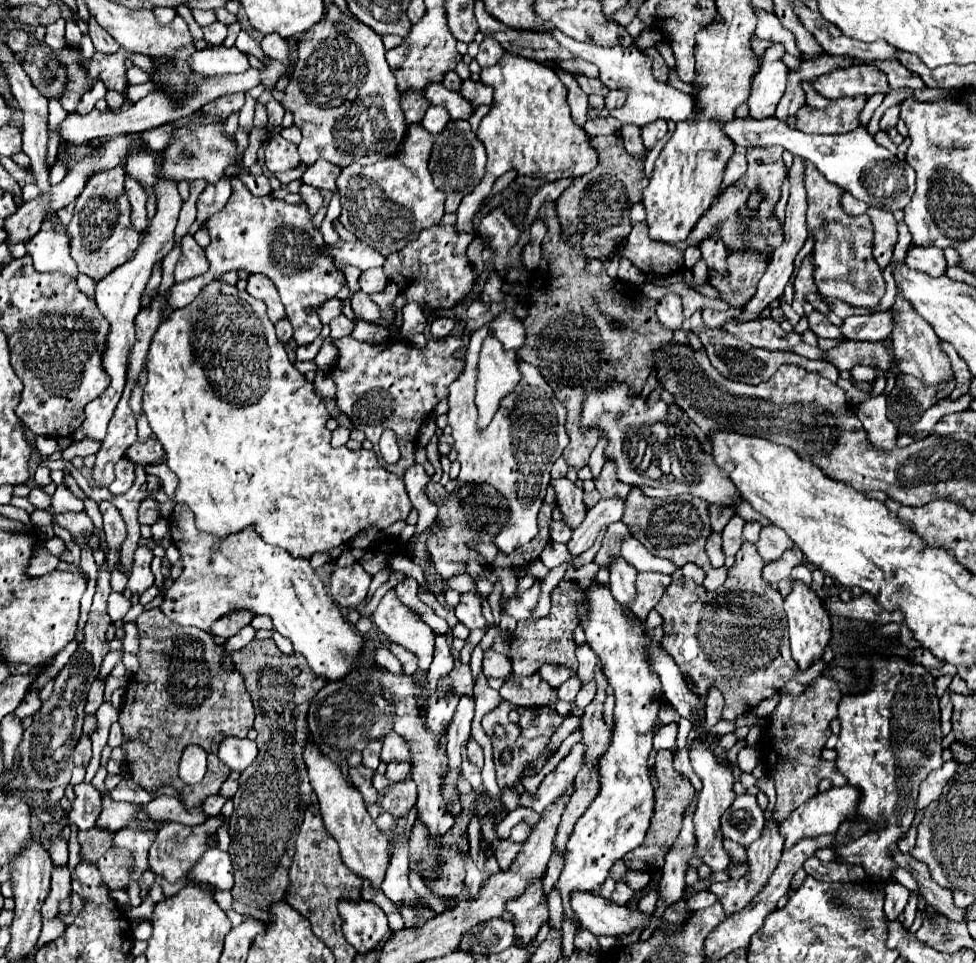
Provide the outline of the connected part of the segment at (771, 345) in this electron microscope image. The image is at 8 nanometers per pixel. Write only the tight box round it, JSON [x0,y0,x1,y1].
[721,317,803,351]

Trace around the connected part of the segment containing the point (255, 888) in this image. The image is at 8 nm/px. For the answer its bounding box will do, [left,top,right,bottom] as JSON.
[229,639,327,921]

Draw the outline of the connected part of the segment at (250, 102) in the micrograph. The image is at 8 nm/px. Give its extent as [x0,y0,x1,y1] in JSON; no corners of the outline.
[239,93,256,132]

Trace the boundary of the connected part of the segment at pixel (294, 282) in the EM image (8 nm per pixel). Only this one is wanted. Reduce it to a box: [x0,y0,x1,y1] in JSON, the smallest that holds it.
[169,177,345,345]

